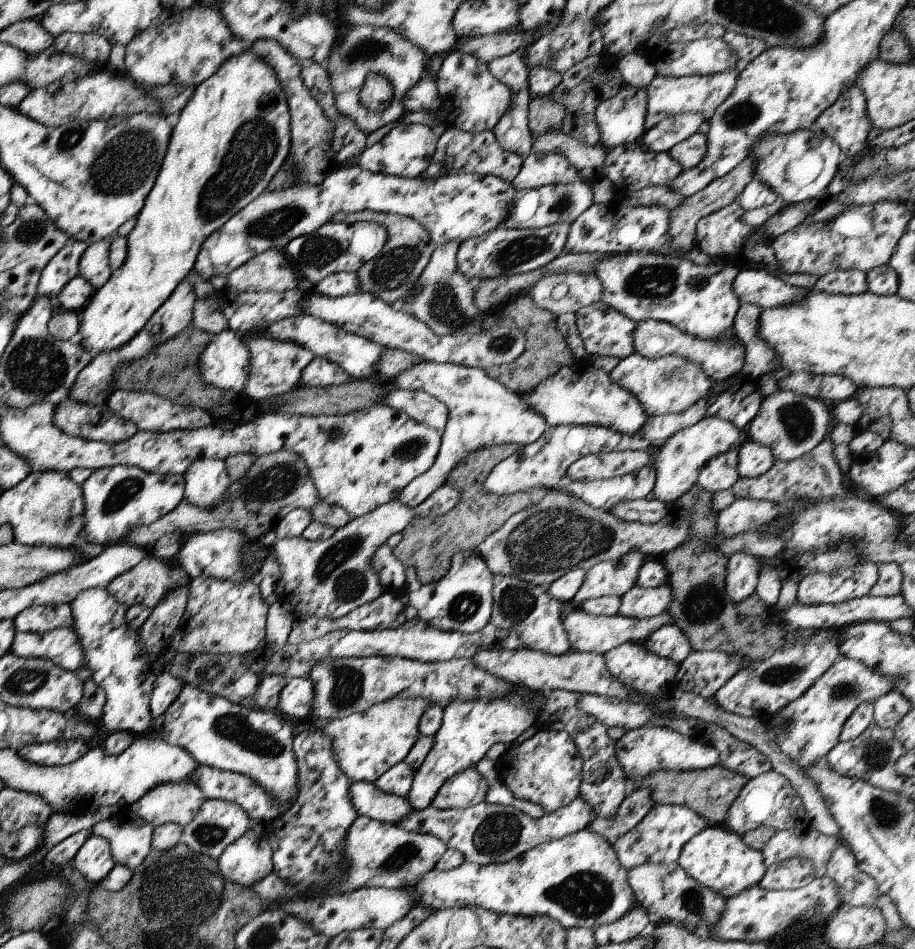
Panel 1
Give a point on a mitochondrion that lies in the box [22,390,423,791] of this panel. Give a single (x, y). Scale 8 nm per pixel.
(335, 570)

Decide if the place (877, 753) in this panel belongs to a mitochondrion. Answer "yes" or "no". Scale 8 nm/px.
yes

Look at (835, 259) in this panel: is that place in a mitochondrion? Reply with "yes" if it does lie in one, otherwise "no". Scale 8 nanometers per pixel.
yes

